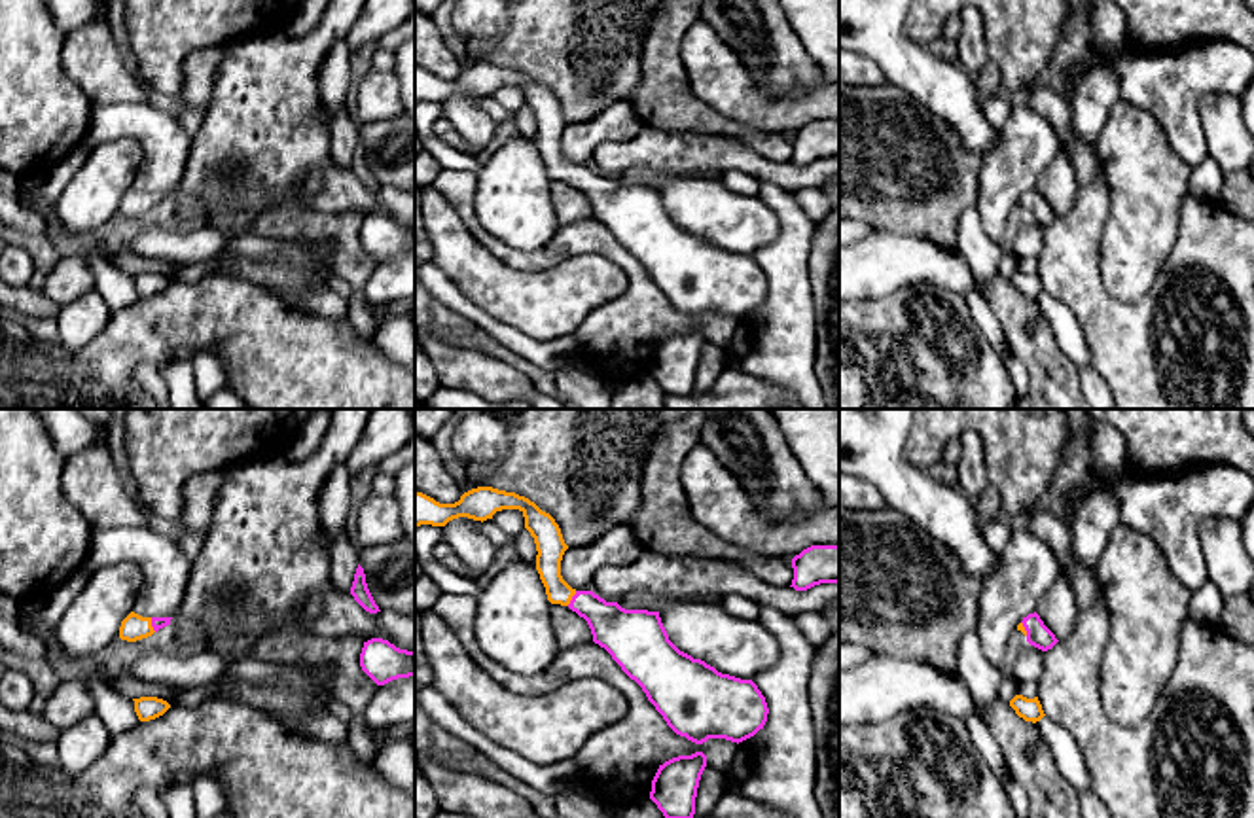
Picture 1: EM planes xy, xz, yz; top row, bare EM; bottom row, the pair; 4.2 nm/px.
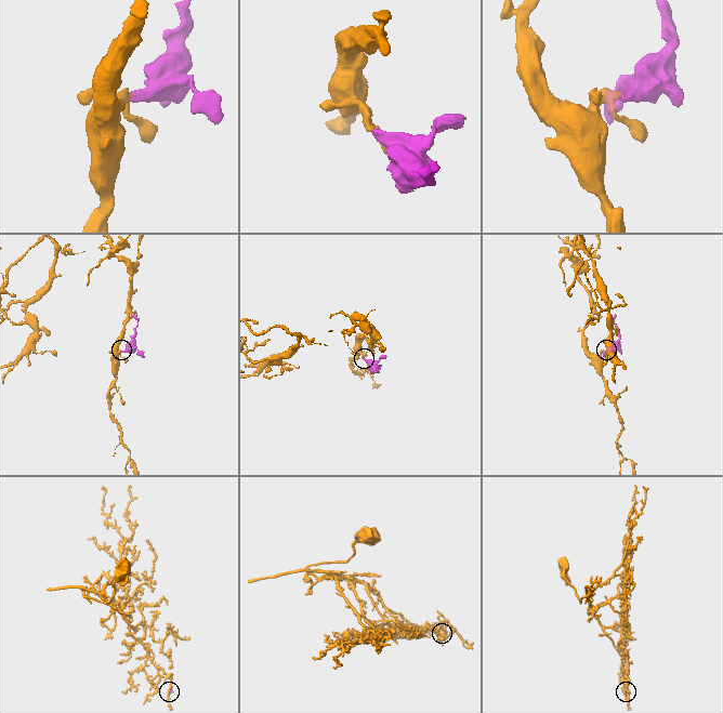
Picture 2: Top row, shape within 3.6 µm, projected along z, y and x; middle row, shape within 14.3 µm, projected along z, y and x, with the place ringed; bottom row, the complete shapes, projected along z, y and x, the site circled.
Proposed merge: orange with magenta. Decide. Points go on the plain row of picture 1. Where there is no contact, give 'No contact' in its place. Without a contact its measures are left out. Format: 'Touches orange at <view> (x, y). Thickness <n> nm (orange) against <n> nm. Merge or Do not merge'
Touches orange at xz (571, 175). Thickness 120 nm (orange) against 200 nm. Merge

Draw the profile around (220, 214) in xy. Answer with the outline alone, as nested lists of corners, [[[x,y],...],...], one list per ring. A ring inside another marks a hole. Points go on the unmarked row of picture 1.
[[[218,189],[208,191],[205,201],[208,204],[206,223],[220,227],[220,229],[229,225],[231,235],[252,233],[254,220],[261,212],[278,206],[275,203],[256,203],[256,204],[248,204],[248,206],[231,206],[224,199],[224,193]]]

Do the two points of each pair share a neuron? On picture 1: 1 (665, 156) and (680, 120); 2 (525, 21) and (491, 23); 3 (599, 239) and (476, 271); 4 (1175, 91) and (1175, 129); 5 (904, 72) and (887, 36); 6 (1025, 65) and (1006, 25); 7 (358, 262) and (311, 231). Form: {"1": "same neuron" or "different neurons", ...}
{"1": "different neurons", "2": "different neurons", "3": "different neurons", "4": "same neuron", "5": "same neuron", "6": "same neuron", "7": "same neuron"}

